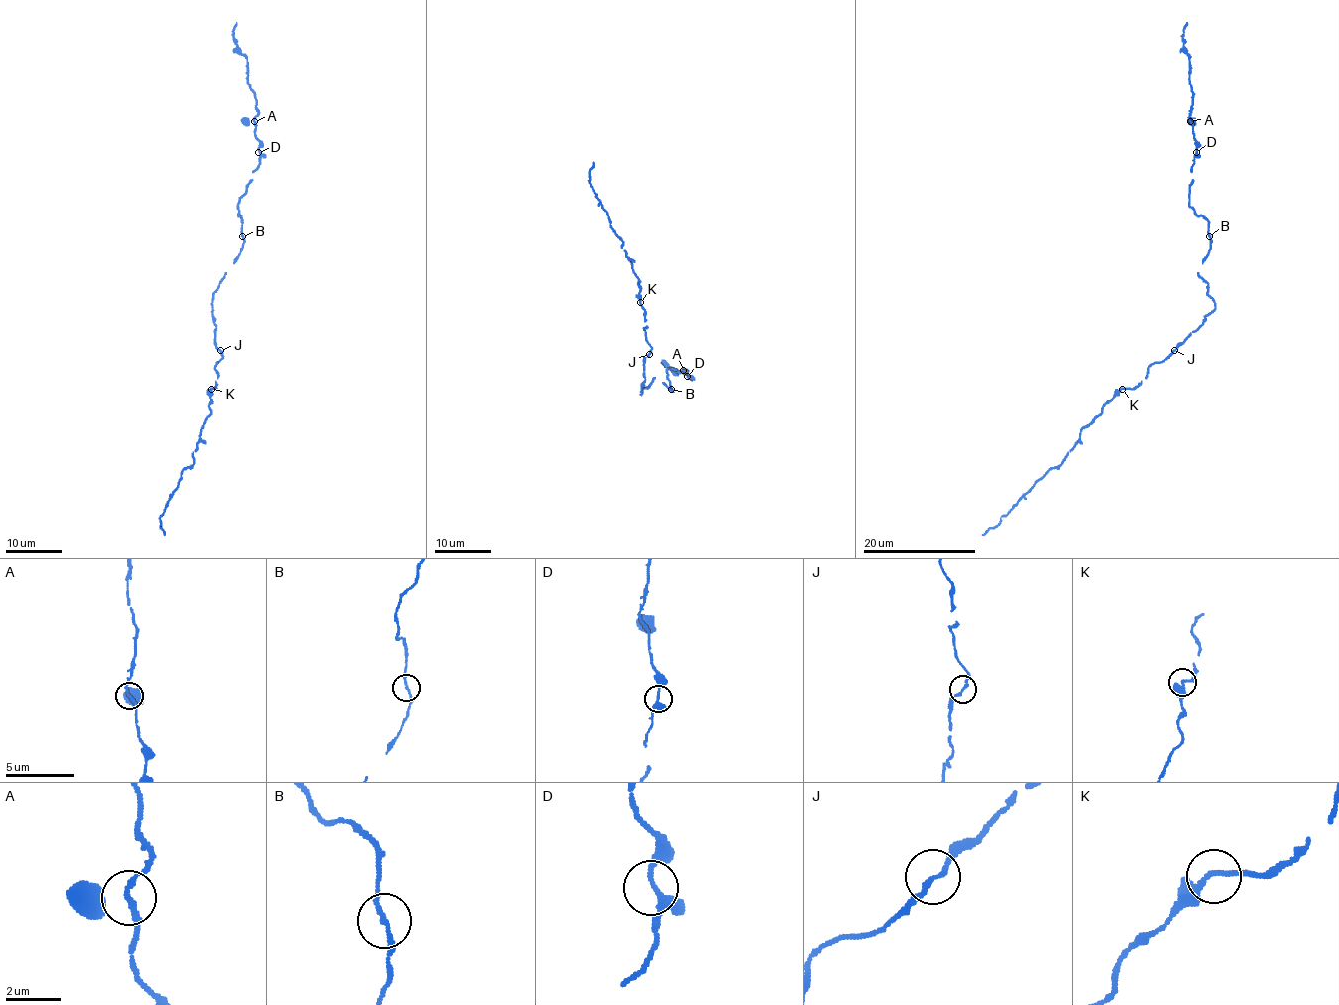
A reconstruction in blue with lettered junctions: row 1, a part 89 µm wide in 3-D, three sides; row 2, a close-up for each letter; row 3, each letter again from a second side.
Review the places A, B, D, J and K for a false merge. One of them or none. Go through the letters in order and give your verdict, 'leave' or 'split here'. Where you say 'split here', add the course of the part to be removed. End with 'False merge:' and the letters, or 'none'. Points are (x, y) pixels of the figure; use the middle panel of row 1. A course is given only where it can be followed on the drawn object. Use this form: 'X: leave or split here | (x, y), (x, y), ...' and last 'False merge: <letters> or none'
A: leave
B: leave
D: leave
J: leave
K: leave
False merge: none

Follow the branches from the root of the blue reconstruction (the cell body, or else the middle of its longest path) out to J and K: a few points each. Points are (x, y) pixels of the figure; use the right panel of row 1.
J: (1206, 316), (1174, 350)
K: (1206, 316), (1163, 361), (1150, 365), (1140, 383), (1132, 389), (1122, 389)

